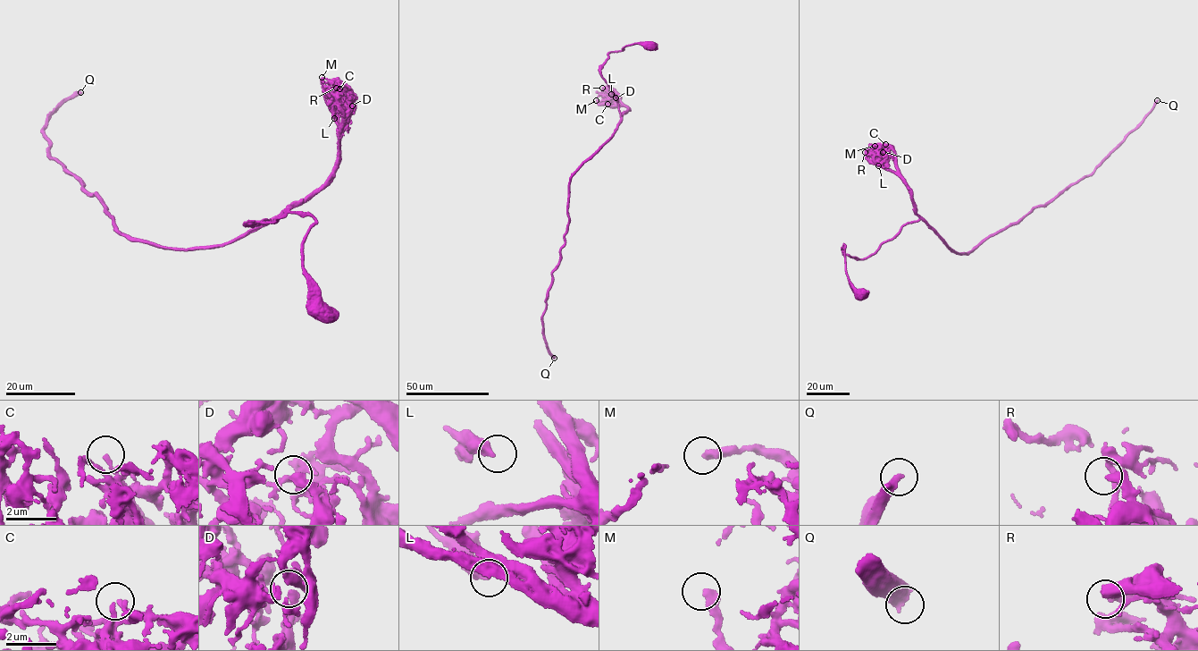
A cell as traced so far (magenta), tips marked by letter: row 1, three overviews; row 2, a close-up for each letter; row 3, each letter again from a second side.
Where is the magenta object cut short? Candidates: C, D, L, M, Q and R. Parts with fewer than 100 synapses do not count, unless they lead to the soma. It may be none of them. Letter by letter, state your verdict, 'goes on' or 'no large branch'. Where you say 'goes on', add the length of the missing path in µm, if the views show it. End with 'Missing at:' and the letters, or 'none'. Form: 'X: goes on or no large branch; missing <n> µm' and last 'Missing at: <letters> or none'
C: no large branch
D: no large branch
L: no large branch
M: no large branch
Q: goes on; missing 160 µm
R: no large branch
Missing at: Q

